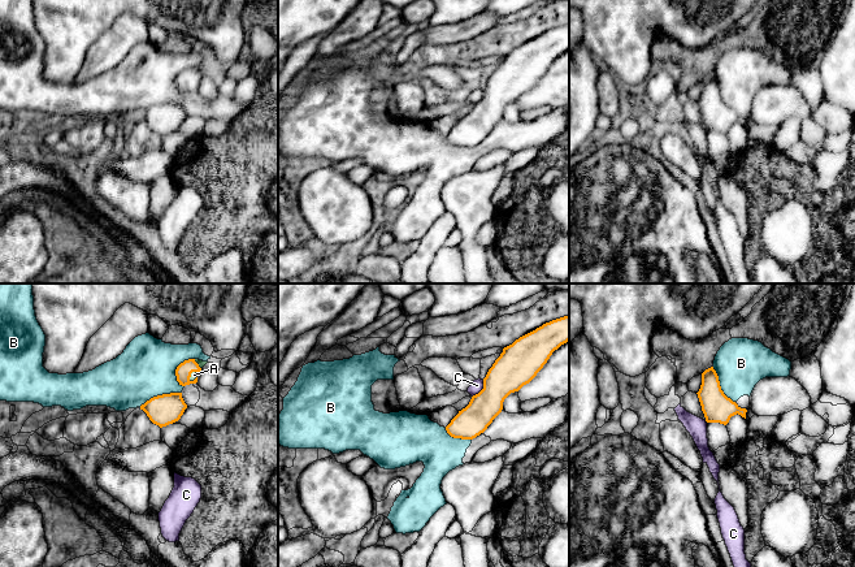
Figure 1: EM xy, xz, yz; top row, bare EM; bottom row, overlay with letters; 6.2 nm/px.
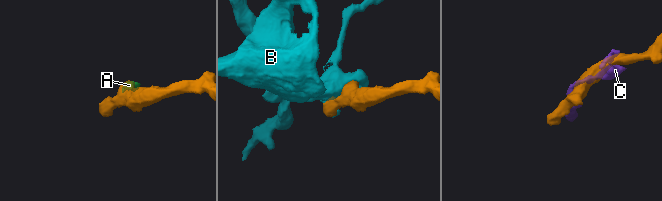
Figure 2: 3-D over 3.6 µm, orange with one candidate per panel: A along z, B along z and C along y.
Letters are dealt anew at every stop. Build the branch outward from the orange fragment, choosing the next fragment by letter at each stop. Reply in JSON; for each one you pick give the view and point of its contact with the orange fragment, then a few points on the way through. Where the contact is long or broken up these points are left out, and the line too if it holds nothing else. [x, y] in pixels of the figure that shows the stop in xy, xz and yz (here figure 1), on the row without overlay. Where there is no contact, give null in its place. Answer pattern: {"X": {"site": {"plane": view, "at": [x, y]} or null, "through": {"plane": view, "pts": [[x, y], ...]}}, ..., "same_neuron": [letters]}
{"A": {"site": {"plane": "xy", "at": [191, 81]}, "through": {"plane": "xy", "pts": [[183, 79], [191, 81], [194, 83]]}}, "same_neuron": ["A"]}

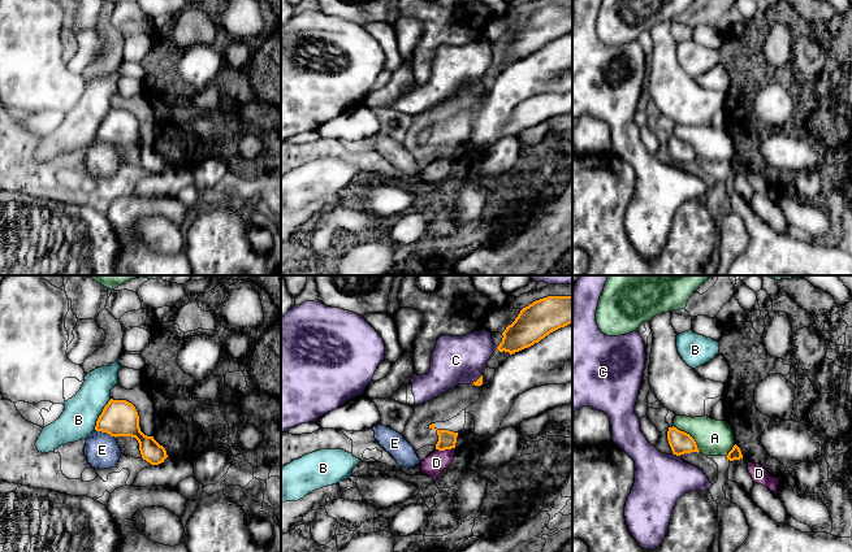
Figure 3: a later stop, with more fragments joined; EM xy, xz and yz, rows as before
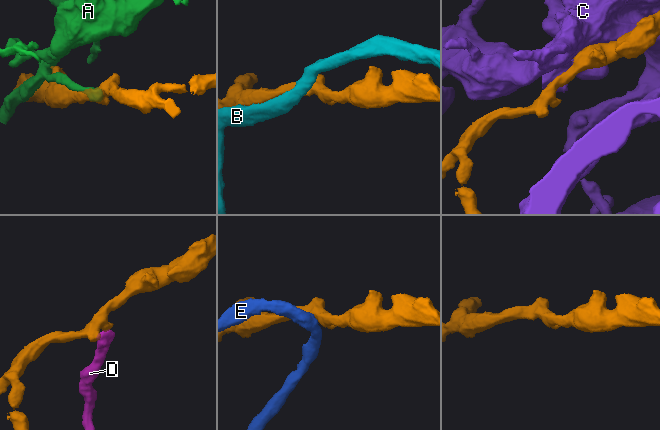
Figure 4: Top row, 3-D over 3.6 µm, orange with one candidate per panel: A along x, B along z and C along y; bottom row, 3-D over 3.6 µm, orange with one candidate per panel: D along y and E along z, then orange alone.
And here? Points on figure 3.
{"same_neuron": []}

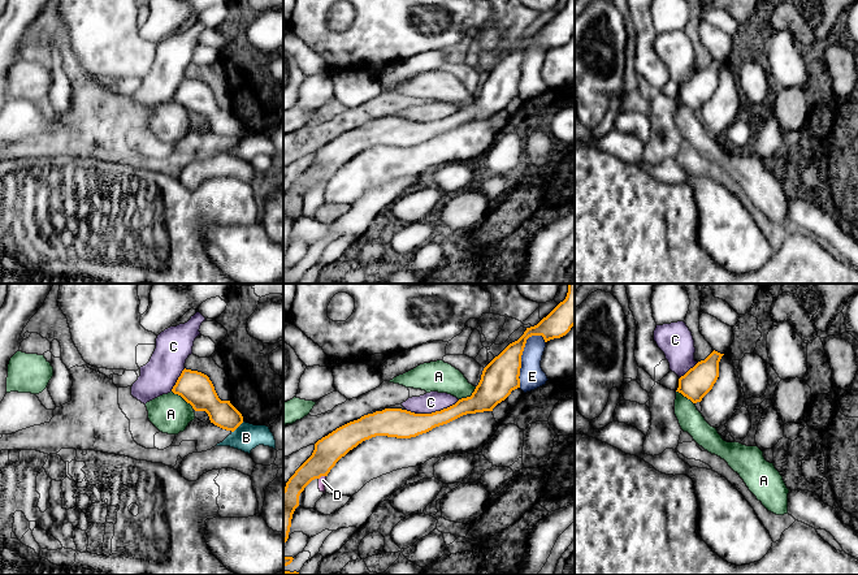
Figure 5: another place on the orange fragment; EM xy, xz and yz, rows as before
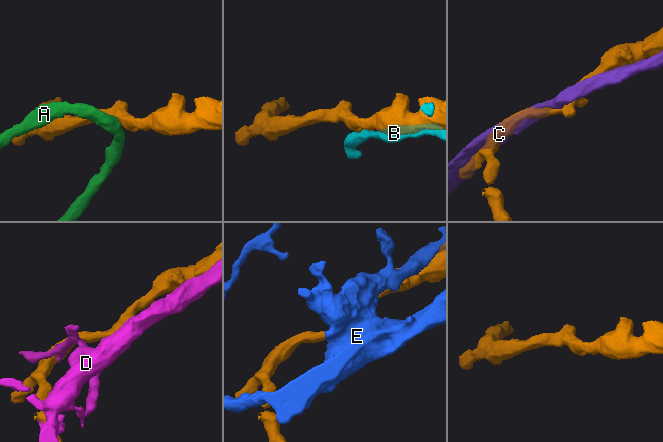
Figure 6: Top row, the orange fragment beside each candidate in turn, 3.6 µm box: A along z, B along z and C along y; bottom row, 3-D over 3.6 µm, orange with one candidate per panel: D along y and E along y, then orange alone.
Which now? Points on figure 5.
{"same_neuron": []}

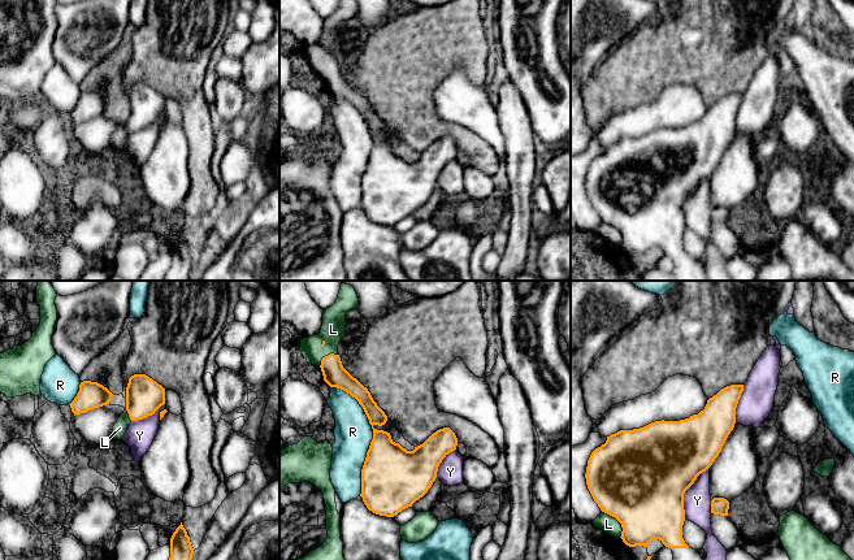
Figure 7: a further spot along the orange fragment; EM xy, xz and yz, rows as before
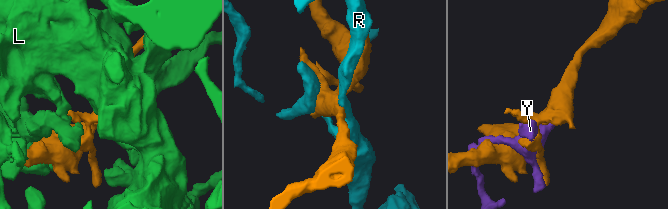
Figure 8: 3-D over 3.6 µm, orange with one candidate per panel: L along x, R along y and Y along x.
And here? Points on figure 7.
{"same_neuron": []}

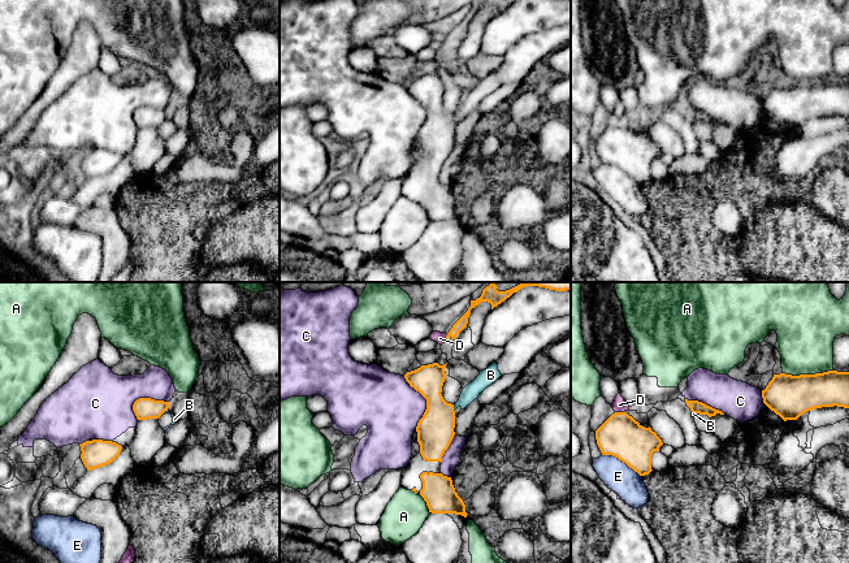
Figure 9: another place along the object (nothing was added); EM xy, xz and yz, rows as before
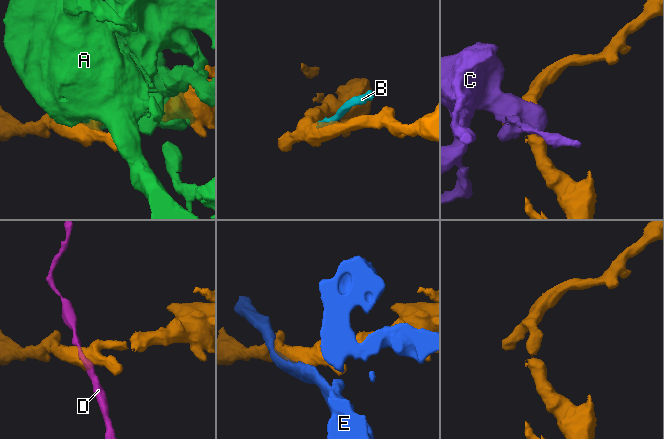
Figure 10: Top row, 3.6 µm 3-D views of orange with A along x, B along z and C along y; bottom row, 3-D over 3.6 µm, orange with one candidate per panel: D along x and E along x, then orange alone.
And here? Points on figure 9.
{"same_neuron": []}

